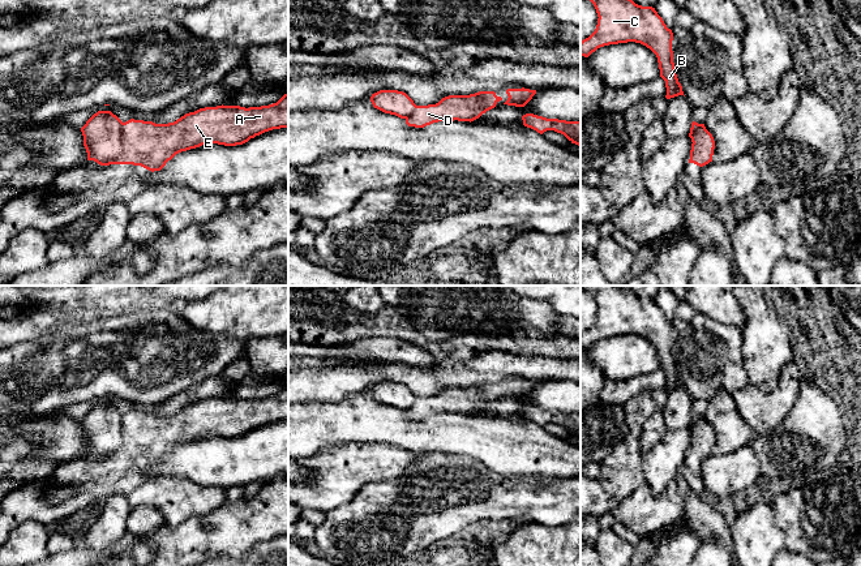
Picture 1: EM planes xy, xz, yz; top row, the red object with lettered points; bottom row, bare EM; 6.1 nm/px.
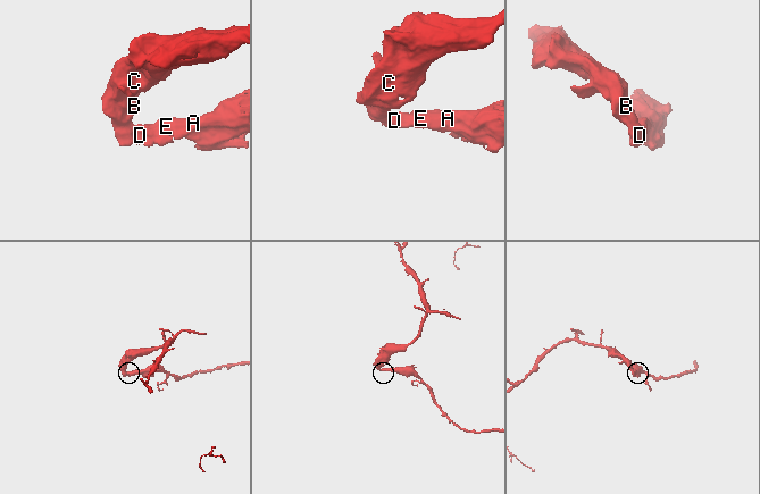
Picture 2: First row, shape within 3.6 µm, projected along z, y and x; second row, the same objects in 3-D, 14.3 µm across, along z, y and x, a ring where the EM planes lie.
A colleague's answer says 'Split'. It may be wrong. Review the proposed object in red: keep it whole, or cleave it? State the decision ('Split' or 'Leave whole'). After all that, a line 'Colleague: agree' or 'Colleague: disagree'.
Split
Colleague: agree

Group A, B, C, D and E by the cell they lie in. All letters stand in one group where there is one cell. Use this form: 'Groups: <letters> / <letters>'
Groups: A D E / B C

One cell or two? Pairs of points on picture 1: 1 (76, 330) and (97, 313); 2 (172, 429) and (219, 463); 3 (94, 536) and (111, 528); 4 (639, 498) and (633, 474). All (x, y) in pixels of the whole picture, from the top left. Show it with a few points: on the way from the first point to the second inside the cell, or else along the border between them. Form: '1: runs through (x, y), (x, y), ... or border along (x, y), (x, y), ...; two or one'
1: runs through (81, 325), (91, 317); one
2: border along (219, 436), (202, 436), (181, 442), (163, 459); two
3: runs through (98, 532), (107, 528); one
4: border along (645, 481), (619, 501); two

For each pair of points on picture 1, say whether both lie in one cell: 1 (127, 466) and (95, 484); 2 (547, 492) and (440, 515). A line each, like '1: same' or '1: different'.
1: same
2: same

